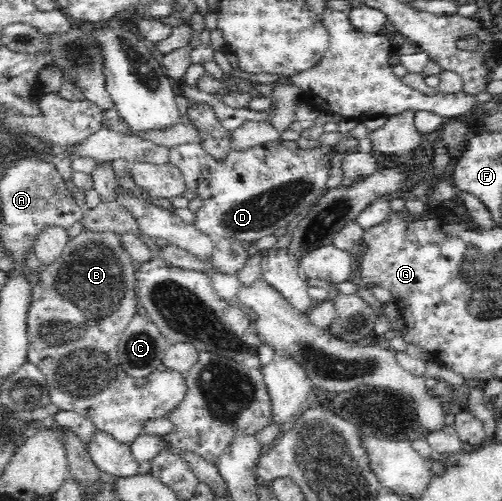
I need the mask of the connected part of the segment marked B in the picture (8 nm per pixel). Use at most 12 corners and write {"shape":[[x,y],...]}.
{"shape":[[124,234],[33,270],[28,360],[51,402],[131,445],[187,396],[117,360],[137,314]]}

